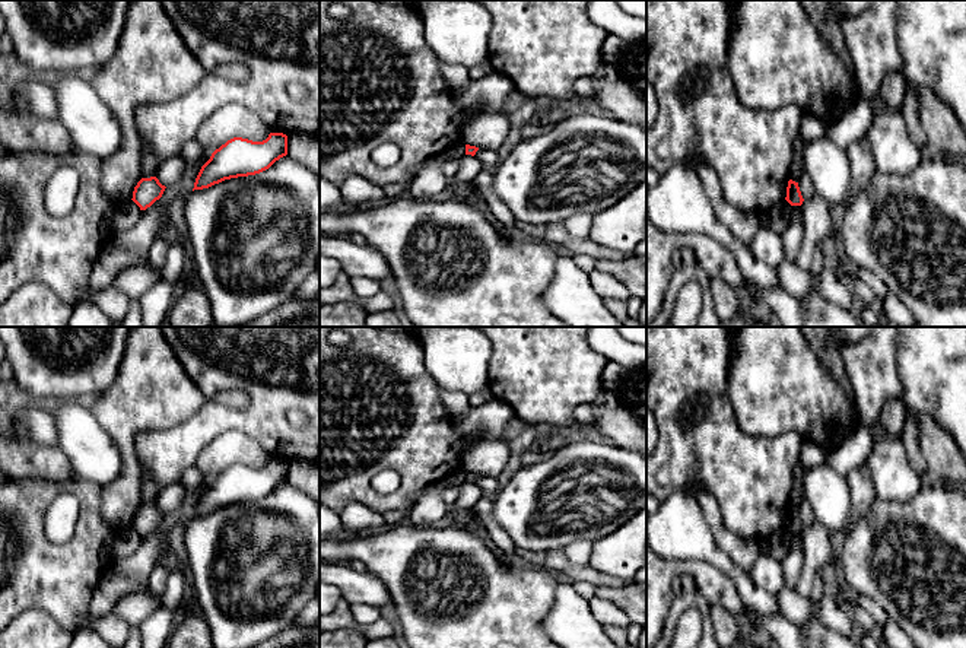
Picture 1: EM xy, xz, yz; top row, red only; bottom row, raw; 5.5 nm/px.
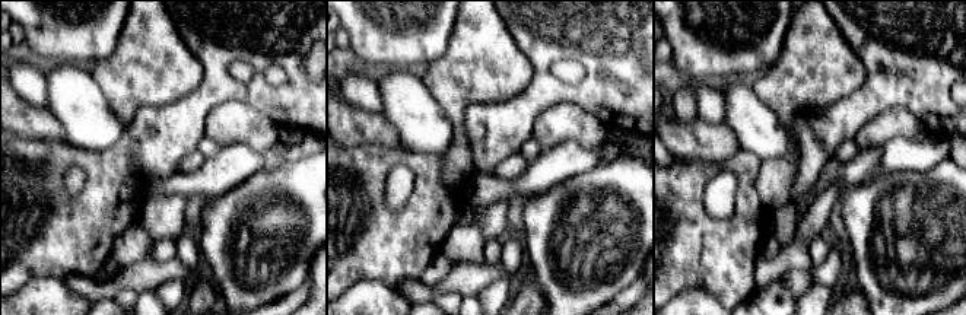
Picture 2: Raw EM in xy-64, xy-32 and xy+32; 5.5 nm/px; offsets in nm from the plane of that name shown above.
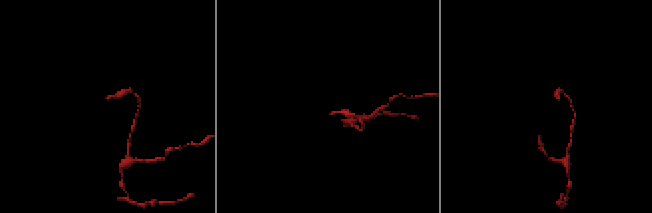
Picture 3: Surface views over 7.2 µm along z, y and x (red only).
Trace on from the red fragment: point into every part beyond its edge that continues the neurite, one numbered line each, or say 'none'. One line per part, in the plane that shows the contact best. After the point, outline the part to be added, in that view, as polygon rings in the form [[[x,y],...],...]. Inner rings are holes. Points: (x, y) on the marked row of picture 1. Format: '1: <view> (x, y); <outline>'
none

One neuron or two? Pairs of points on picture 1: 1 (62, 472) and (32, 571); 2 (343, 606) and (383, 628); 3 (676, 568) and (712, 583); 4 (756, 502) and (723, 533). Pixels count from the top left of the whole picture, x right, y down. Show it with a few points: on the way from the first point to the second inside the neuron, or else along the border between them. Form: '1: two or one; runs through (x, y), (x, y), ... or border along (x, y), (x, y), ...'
1: two; border along (75, 477), (66, 482), (25, 479)
2: one; runs through (346, 618), (355, 626), (371, 628)
3: one; runs through (685, 568), (695, 568), (704, 574)
4: two; border along (712, 496), (721, 521), (730, 531), (758, 540)

